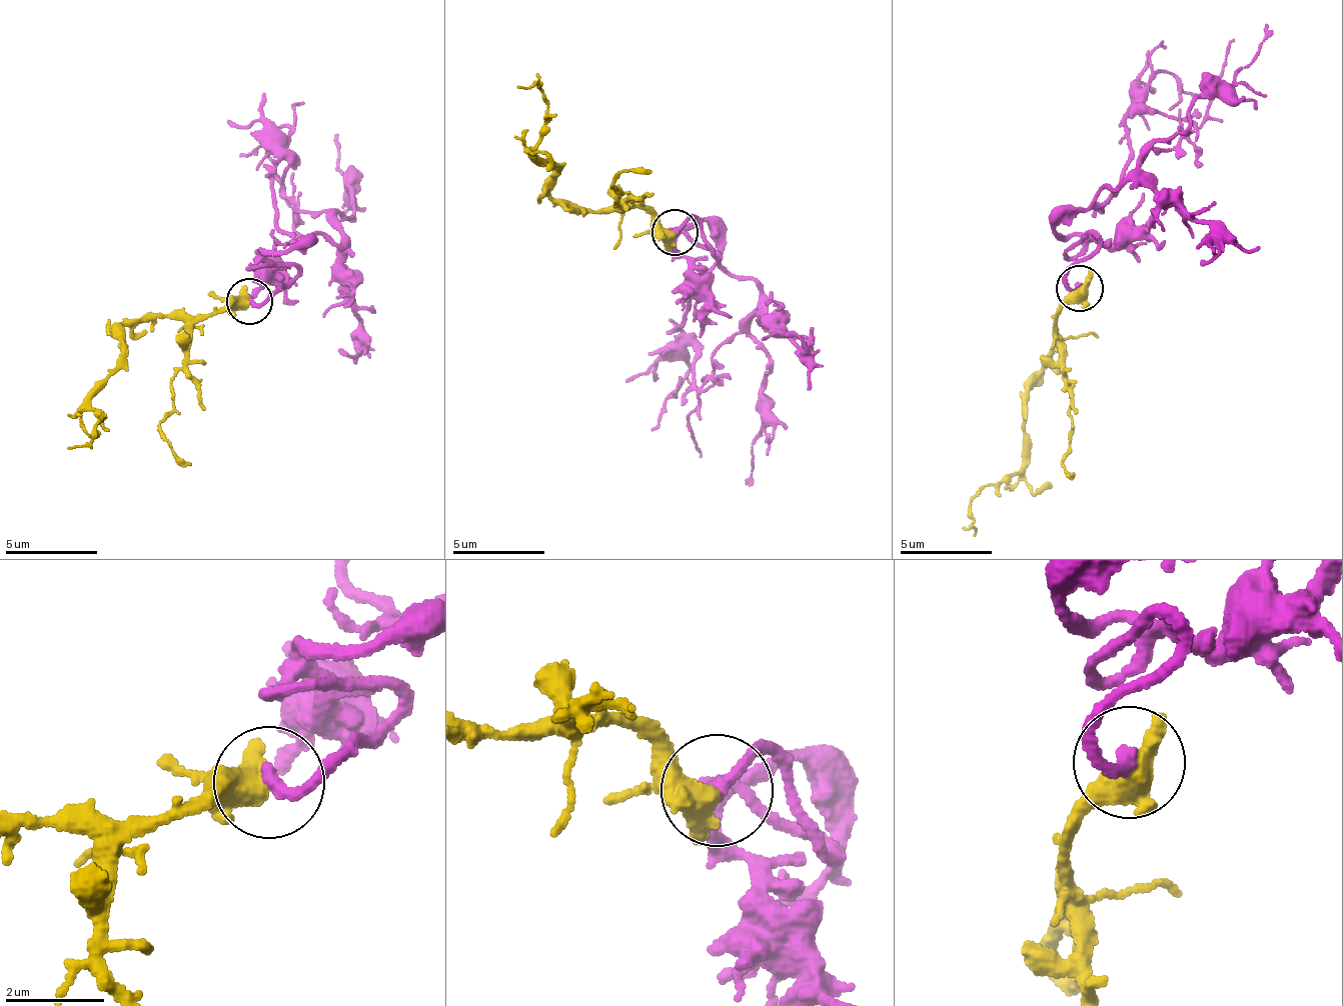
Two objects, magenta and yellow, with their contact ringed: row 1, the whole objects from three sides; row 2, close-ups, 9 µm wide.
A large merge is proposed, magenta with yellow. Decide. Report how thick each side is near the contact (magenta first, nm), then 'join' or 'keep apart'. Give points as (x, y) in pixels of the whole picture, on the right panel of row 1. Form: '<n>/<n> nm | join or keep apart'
280/400 nm | keep apart

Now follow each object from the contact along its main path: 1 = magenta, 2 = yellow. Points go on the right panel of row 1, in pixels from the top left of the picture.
1: (1080, 289), (1067, 276), (1098, 244), (1056, 227), (1185, 127), (1190, 105), (1213, 98), (1253, 59), (1266, 26)
2: (1080, 289), (1055, 318), (1048, 362), (1028, 390), (1022, 466), (982, 488), (971, 512), (975, 535)

